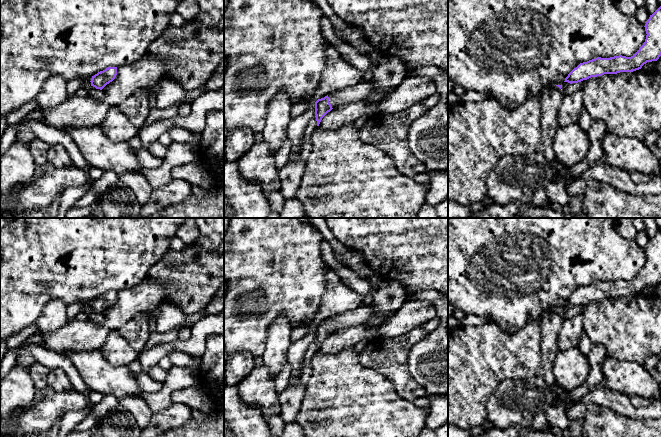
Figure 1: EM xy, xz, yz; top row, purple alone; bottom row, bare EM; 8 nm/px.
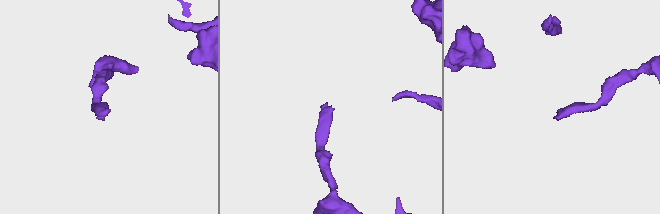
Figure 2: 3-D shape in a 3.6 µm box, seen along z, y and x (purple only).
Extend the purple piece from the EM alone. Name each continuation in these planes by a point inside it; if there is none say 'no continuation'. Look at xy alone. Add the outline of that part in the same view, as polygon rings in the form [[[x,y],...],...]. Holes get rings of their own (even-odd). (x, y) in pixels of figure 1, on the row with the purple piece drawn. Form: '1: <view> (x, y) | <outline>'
no continuation

